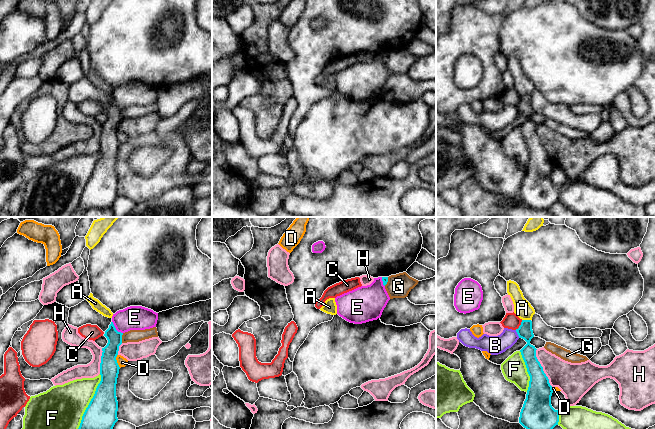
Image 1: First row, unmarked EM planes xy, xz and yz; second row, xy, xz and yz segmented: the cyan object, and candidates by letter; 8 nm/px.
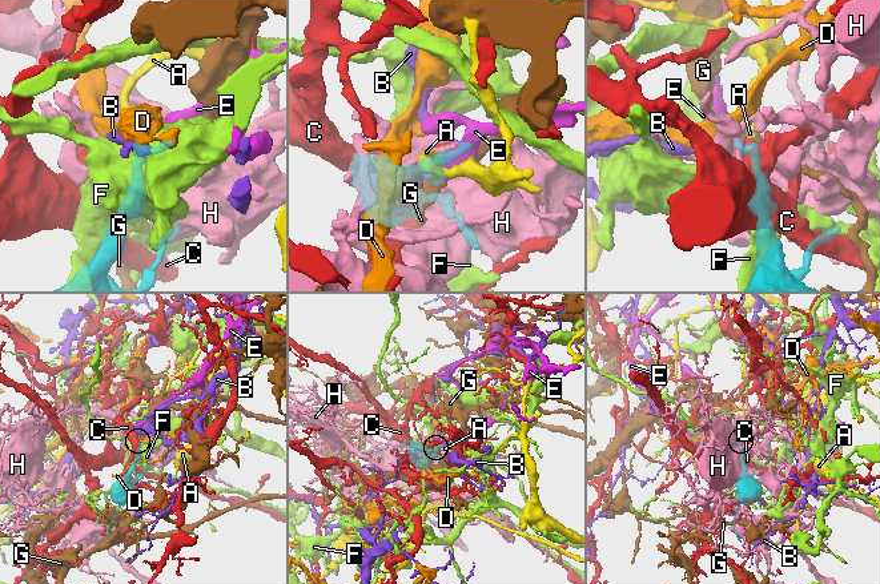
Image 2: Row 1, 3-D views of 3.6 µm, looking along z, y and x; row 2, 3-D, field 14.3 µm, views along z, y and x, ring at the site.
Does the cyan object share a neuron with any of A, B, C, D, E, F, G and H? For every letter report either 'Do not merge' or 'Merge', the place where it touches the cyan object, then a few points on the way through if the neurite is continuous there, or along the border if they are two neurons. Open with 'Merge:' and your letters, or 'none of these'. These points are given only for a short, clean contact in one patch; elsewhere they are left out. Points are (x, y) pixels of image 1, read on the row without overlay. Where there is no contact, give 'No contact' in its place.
Merge: A
A: Merge. Touches cyan at yz (526, 96). Path across: yz (525, 107), (526, 96), (526, 89), (522, 84)
B: Do not merge. Touches cyan at yz (517, 109). Boundary: yz (515, 106), (519, 113)
C: Do not merge. Touches cyan at yz (520, 101). Boundary: yz (522, 96), (521, 100), (515, 105)
D: Do not merge. Touches cyan at xy (116, 137)
E: Do not merge. Touches cyan at xy (115, 104). Boundary: xy (112, 97), (115, 104), (122, 109)
F: Do not merge. Touches cyan at xy (87, 183)
G: Do not merge. Touches cyan at xy (121, 114)
H: Do not merge. Touches cyan at yz (542, 144)

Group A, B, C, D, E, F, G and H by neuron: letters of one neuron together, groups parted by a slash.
A / B / C / D / E / F / G / H

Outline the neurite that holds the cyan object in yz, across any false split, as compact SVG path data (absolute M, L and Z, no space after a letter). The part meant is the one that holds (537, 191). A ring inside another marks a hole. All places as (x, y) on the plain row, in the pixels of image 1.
M507 57L507 69L513 77L514 89L522 96L516 108L519 114L527 118L520 128L530 157L526 175L520 188L519 199L533 209L550 209L558 201L559 187L551 181L552 162L536 133L537 125L530 120L534 113L531 96L535 86L524 74L516 58Z

